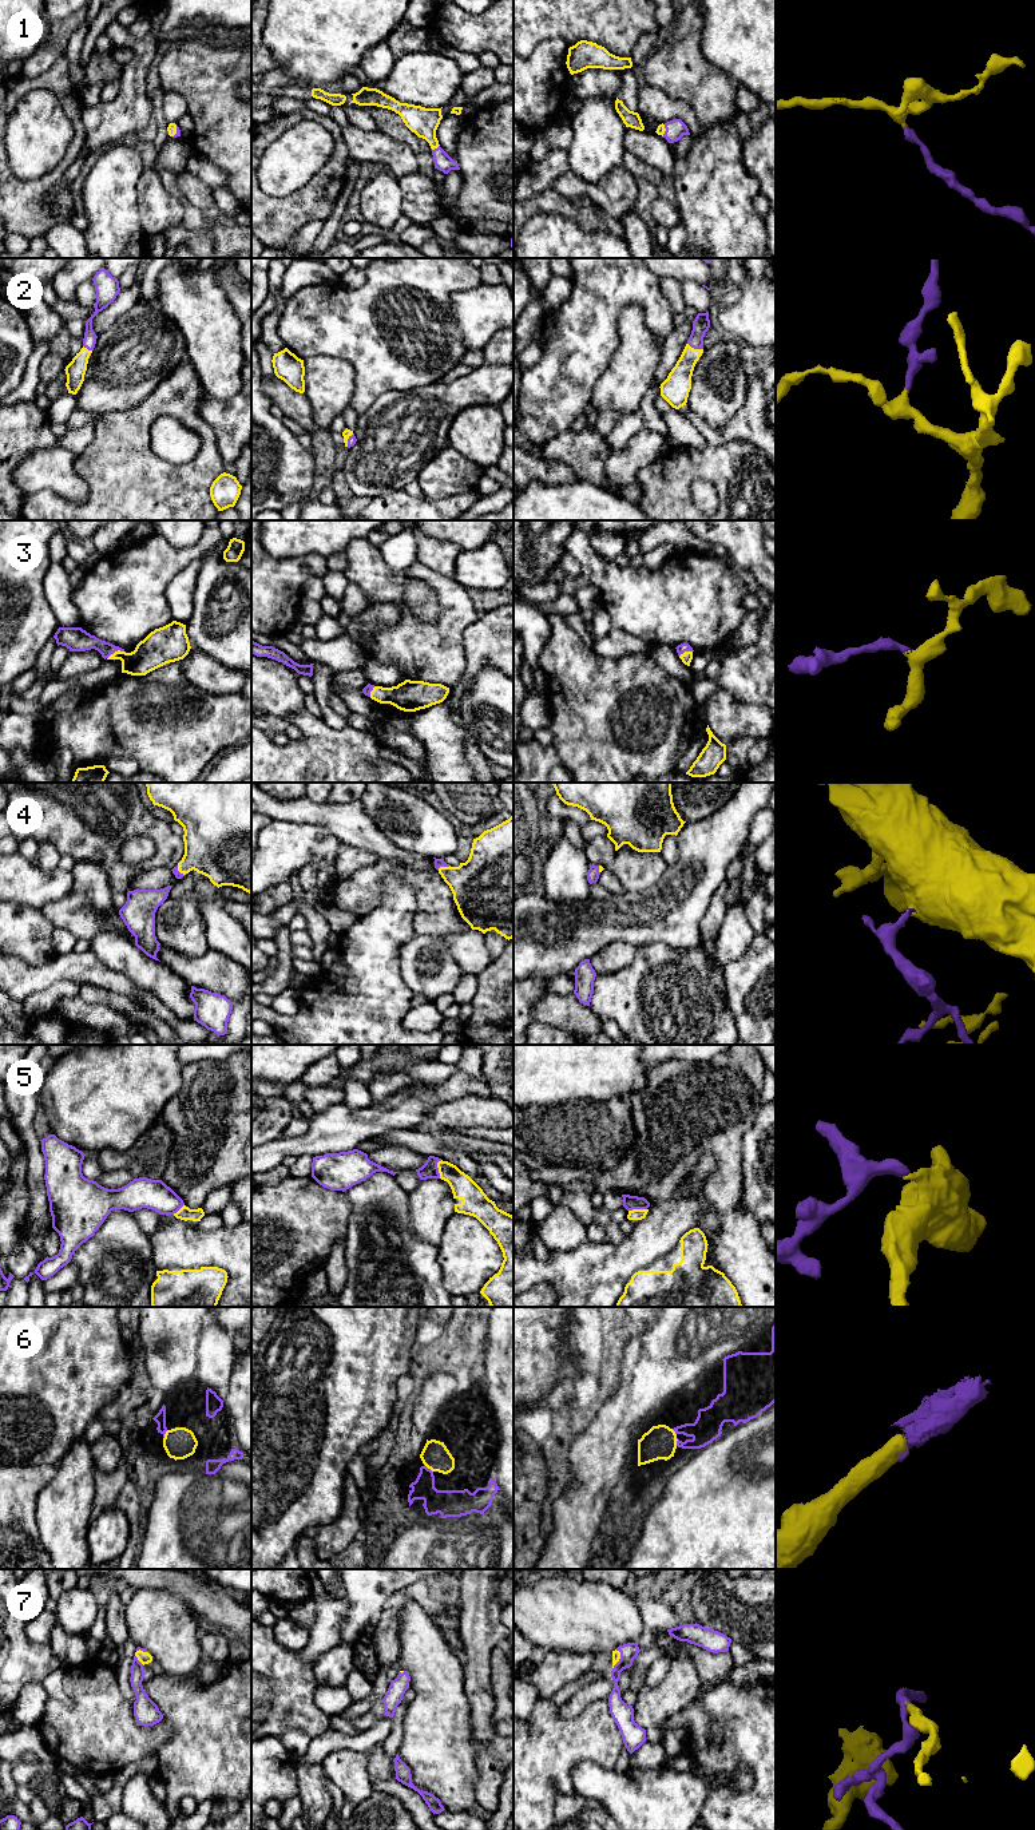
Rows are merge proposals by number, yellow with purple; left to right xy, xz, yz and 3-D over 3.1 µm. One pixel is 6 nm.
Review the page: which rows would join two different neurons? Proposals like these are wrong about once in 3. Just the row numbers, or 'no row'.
5

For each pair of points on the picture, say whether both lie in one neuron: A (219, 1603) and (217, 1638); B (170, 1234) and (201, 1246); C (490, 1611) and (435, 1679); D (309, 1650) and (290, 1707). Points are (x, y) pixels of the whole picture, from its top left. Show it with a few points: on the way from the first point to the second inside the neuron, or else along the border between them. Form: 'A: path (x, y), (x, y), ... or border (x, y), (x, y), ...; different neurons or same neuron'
A: border (209, 1627), (223, 1630), (230, 1636); different neurons
B: path (178, 1242), (182, 1246), (193, 1246); same neuron
C: border (462, 1662), (463, 1690), (466, 1692); different neurons
D: border (298, 1652), (298, 1656), (310, 1666); different neurons

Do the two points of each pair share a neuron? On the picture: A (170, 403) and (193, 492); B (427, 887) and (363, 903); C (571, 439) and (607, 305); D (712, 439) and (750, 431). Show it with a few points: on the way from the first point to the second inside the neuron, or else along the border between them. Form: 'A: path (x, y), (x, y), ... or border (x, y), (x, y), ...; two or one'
A: path (194, 422), (206, 434), (206, 466), (203, 468); one
B: path (408, 872), (400, 868), (384, 868), (368, 884); one
C: border (571, 427), (551, 438), (544, 446); two
D: path (721, 438), (730, 431), (741, 431); one

